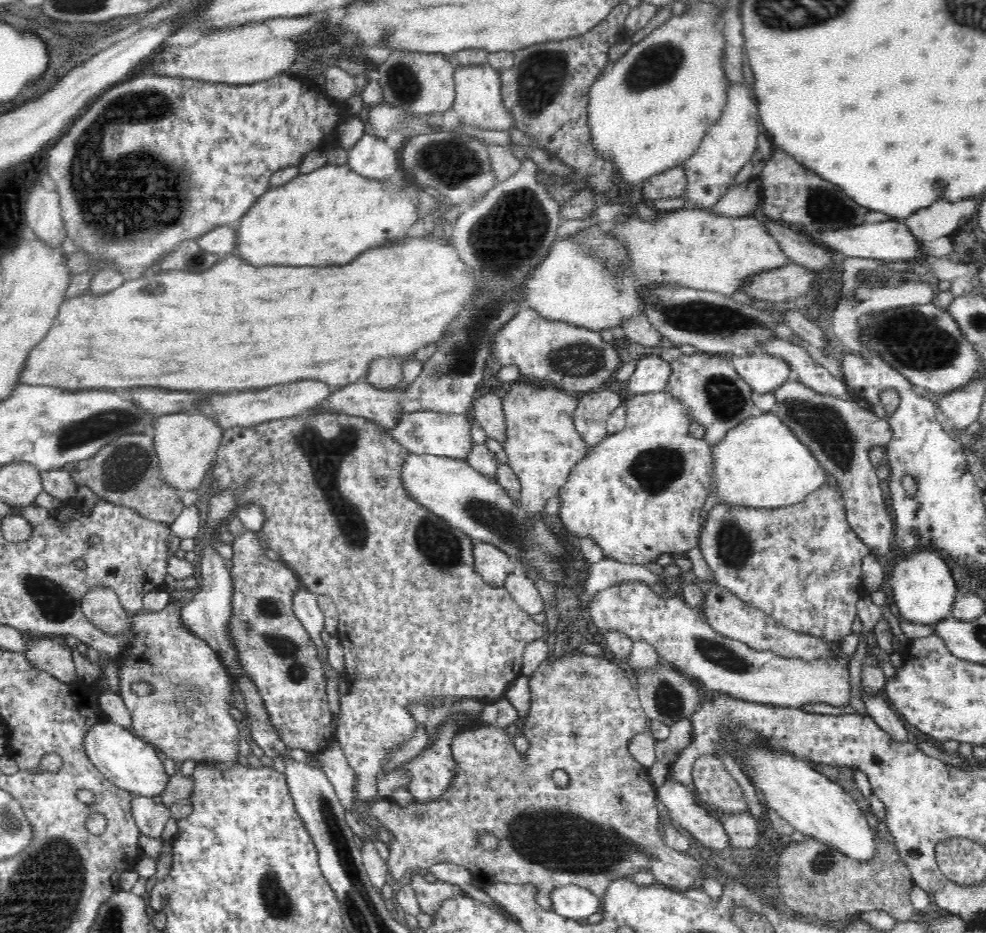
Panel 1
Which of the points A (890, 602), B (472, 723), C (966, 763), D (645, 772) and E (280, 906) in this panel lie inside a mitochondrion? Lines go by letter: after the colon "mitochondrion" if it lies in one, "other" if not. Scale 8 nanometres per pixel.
A: other
B: other
C: other
D: other
E: mitochondrion

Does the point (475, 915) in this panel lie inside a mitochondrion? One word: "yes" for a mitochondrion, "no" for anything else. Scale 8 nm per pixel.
no

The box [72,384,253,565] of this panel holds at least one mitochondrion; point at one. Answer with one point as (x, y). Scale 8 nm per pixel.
(127, 465)

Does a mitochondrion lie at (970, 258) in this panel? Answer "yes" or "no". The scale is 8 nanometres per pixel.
no

